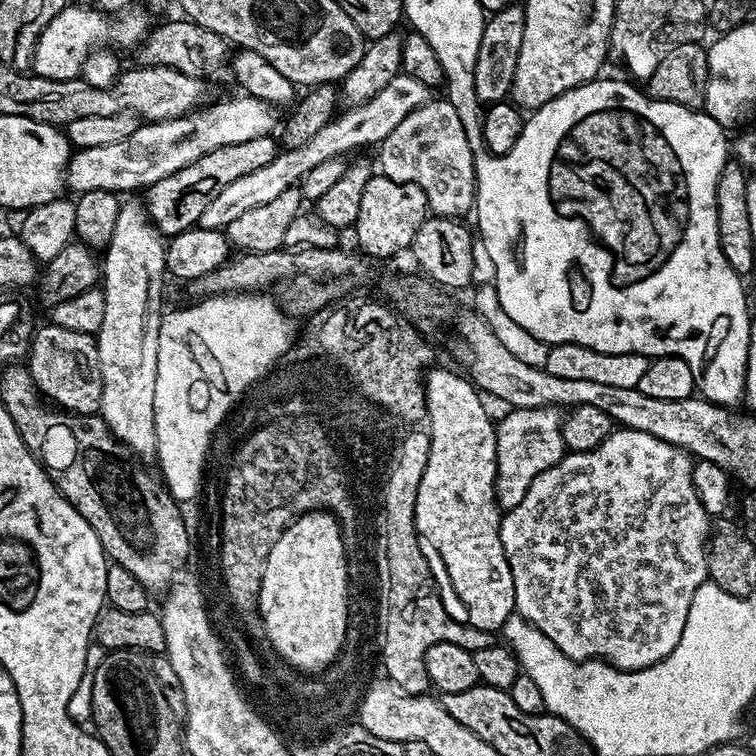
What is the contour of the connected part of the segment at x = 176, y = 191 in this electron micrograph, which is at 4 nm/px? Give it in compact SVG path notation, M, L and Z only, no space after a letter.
M271 135L212 150L197 161L190 162L184 169L146 188L148 219L165 238L176 236L188 228L197 227L202 218L202 210L206 210L206 206L210 206L210 202L214 202L214 198L218 198L218 194L222 194L222 190L226 190L230 182L252 173L253 170L262 170L262 166L270 166L277 151L277 141Z

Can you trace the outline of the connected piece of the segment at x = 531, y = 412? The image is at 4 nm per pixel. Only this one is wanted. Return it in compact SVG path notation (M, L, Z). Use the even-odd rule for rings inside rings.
M556 406L513 408L505 411L500 418L496 424L496 490L517 501L523 498L530 485L543 477L546 470L557 467L563 461L560 459L566 455L564 421L561 409Z

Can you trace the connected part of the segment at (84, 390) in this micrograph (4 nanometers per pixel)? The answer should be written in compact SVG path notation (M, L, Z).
M51 322L45 324L45 328L35 329L32 347L26 357L26 367L36 383L36 389L57 409L78 416L97 415L102 398L102 370L98 366L95 335L66 330Z

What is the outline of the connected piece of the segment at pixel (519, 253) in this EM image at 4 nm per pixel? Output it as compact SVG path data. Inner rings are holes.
M597 78L587 84L579 84L558 98L535 109L525 119L524 129L514 146L497 160L479 160L476 164L476 194L474 217L478 240L484 243L484 252L496 271L494 283L502 310L522 326L530 330L534 338L549 346L577 344L602 354L630 354L633 357L677 356L690 366L696 375L698 392L711 404L733 406L744 399L744 375L750 346L750 313L748 296L744 293L745 281L726 262L718 238L718 210L716 187L722 166L730 159L730 140L707 112L687 108L669 100L653 100L647 91L635 88L624 80Z

